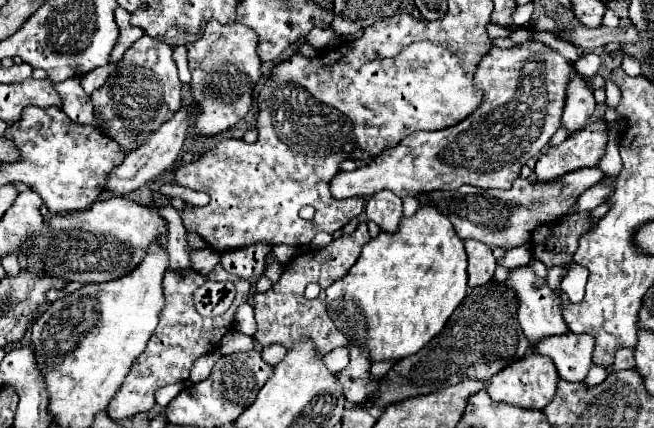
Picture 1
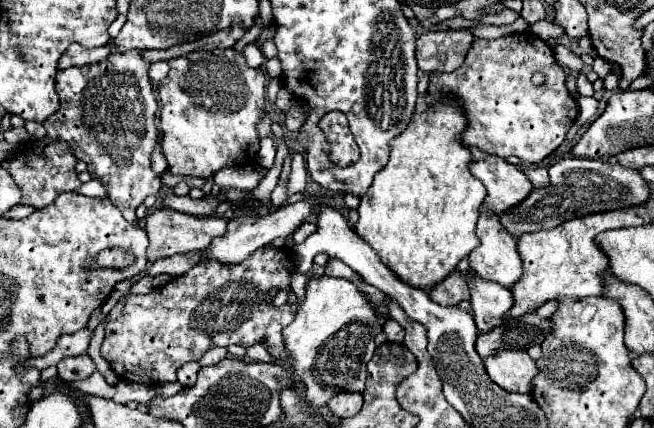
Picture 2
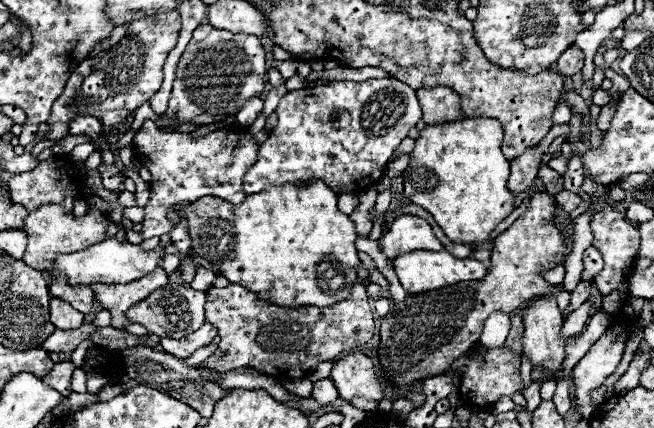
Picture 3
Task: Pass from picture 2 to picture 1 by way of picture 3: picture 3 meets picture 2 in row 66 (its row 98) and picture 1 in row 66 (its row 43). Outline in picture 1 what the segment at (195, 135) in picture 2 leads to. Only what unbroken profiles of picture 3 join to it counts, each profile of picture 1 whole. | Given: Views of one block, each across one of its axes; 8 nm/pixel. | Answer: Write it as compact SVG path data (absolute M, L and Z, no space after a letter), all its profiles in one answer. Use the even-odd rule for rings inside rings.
M208 22L200 40L188 44L188 64L192 72L192 94L196 102L194 134L220 134L232 128L250 110L252 90L260 78L260 58L256 54L258 34L240 22Z

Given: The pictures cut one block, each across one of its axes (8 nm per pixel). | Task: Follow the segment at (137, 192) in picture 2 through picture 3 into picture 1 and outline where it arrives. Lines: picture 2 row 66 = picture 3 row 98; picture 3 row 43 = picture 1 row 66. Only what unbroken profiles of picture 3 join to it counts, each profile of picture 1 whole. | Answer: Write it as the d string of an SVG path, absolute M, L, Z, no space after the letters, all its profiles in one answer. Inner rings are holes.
M144 34L130 46L130 50L118 62L116 72L110 74L108 82L92 94L98 122L112 136L112 140L118 140L126 154L138 148L146 136L166 122L182 104L182 82L178 80L178 68L174 66L172 50L174 48L166 42ZM142 68L150 72L140 72Z

